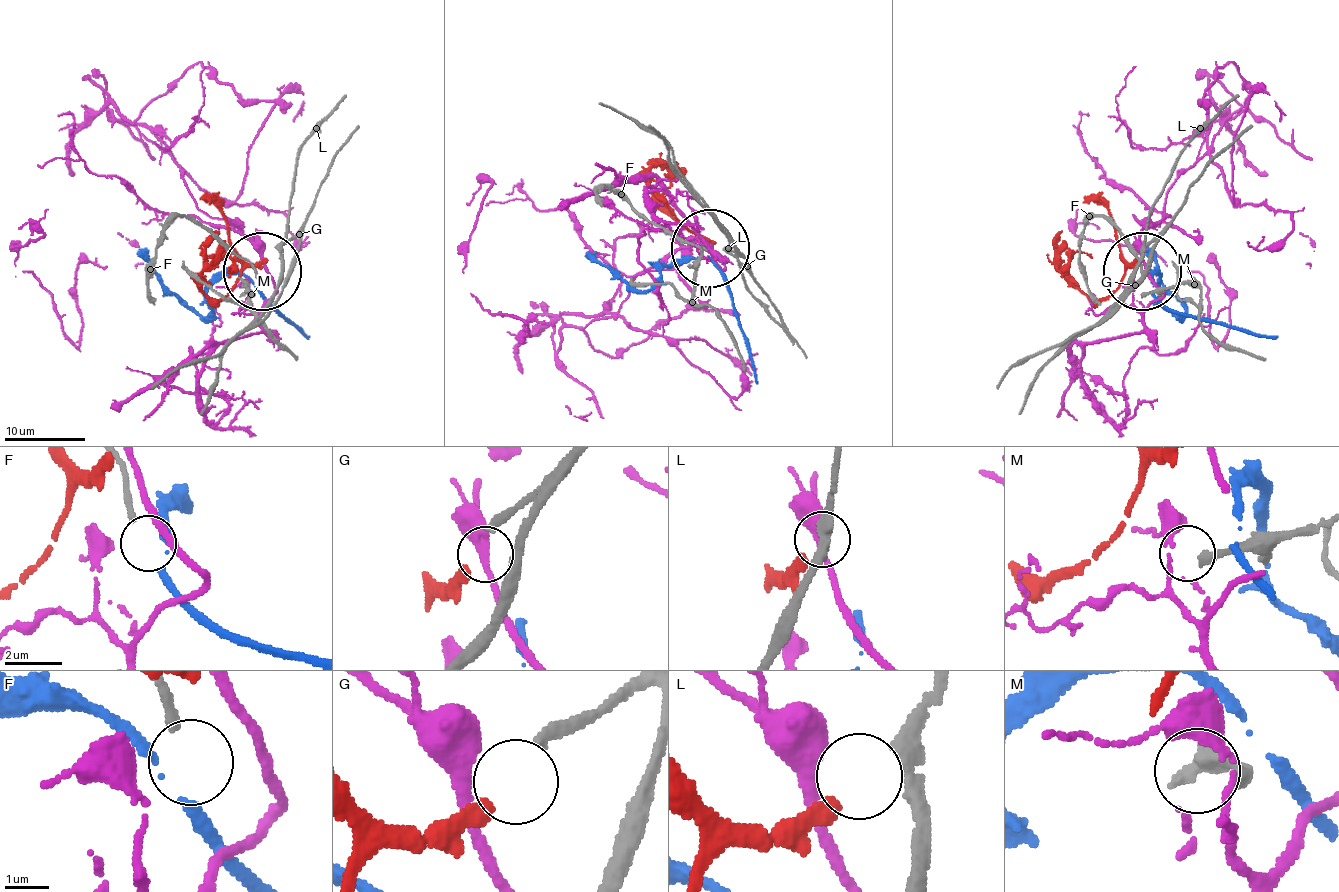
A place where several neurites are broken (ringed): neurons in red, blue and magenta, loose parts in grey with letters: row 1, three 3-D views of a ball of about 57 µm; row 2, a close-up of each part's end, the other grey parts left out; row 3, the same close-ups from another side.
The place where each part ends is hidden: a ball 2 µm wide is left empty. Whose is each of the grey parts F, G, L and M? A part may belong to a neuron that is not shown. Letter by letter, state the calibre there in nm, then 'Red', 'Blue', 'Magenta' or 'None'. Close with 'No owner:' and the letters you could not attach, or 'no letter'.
F: Thickness 240 nm. Blue
G: Thickness 240 nm. None
L: Thickness 340 nm. Red
M: Thickness 280 nm. None
No owner: G, M

